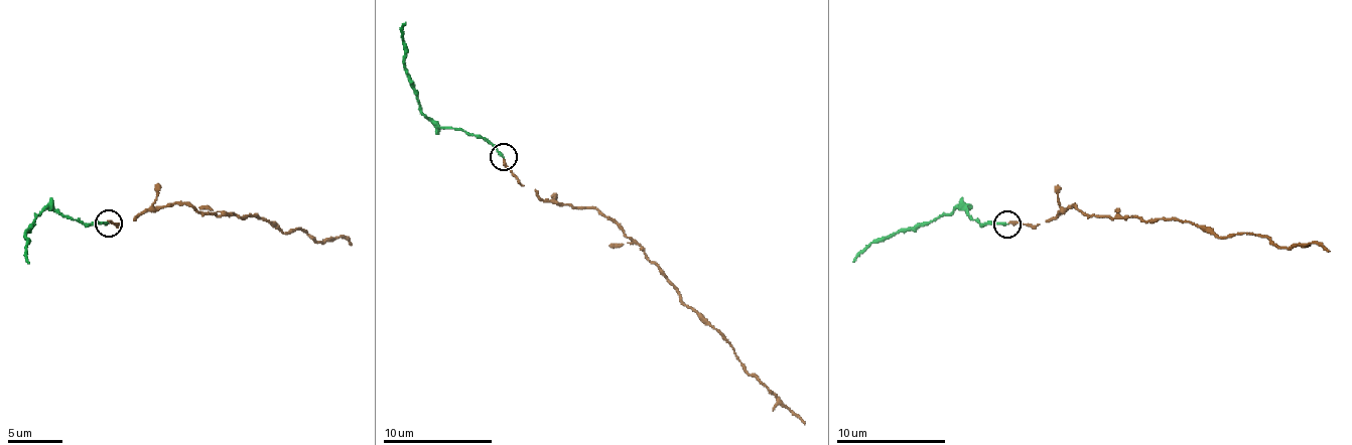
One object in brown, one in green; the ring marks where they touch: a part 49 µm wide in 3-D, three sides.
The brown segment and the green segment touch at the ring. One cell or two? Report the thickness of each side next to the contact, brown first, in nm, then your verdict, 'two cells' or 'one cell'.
calibres 180 and 160 nm; one cell

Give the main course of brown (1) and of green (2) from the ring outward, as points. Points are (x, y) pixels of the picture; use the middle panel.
1: (505, 159), (523, 186), (536, 188), (542, 199), (594, 207), (606, 215), (715, 330), (745, 368), (804, 423)
2: (505, 156), (481, 137), (429, 121), (422, 113), (404, 60), (405, 23)

